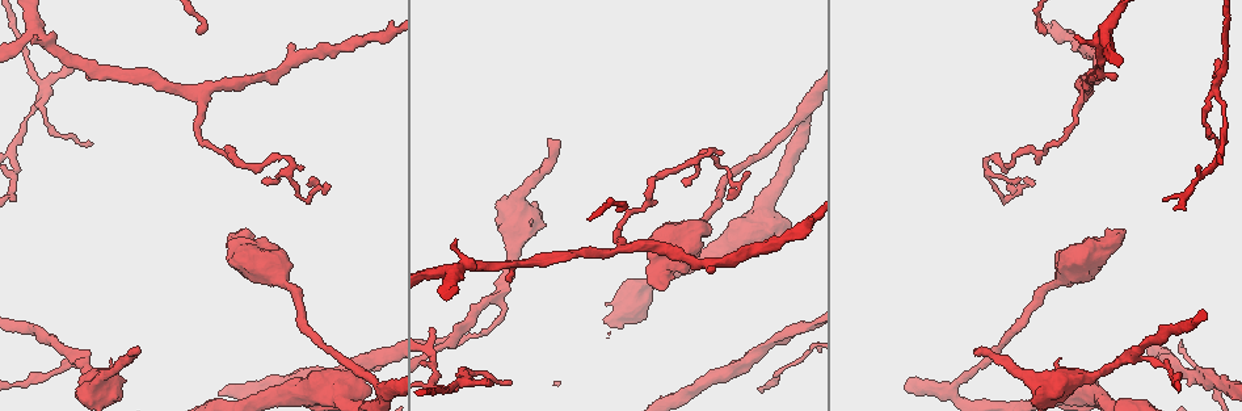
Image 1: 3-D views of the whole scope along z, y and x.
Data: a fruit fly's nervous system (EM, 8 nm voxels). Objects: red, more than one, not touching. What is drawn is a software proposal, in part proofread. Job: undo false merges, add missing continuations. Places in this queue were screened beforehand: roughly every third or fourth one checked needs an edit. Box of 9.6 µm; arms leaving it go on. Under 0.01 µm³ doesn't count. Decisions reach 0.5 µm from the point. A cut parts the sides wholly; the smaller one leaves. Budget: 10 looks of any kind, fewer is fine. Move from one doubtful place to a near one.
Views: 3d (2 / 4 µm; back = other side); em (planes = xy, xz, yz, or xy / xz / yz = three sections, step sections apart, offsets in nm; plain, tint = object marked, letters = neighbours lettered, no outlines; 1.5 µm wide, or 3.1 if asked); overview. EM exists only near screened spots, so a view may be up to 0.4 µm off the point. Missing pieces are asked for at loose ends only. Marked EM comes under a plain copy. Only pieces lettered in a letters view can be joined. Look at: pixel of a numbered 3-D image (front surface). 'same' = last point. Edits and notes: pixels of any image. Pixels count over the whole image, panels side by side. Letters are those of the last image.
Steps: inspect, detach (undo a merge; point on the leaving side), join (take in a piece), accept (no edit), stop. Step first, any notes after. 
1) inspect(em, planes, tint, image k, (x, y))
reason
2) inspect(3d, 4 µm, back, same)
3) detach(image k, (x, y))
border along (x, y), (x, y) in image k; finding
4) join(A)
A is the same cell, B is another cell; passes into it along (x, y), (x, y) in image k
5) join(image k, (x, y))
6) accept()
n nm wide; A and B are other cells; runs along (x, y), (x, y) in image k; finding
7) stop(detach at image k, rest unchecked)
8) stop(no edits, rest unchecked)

inspect(em, yz, step 4, letters, image 1, (242, 233))
stops while still wide

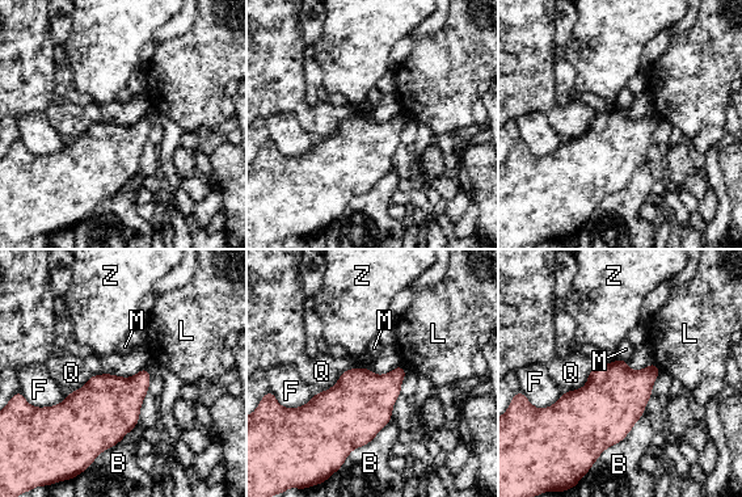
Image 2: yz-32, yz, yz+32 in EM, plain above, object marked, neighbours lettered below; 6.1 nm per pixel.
accept()
B, F, L, M, Q and Z are other cells; none of them fits

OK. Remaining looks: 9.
inspect(3d, 2 µm, image 1, (81, 355))

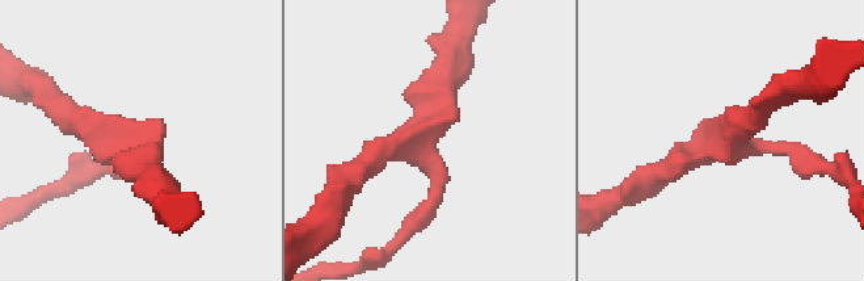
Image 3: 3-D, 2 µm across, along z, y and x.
inspect(em, planes, letters, image 3, (725, 145))
3 arms

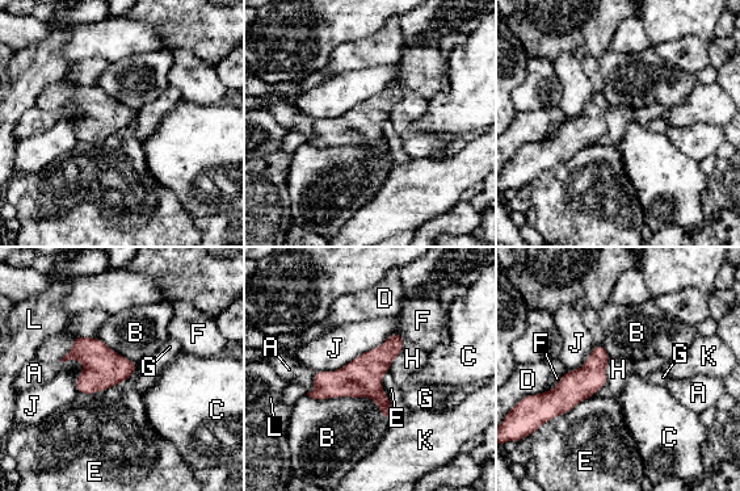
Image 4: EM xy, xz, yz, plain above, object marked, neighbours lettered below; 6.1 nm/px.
accept()
240 nm wide; A, B, C, D, E, F, G, H, J, K and L are other cells; all the same neuron

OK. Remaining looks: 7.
inspect(em, xy, step 8, tint, image 1, (1217, 85))
arms part here

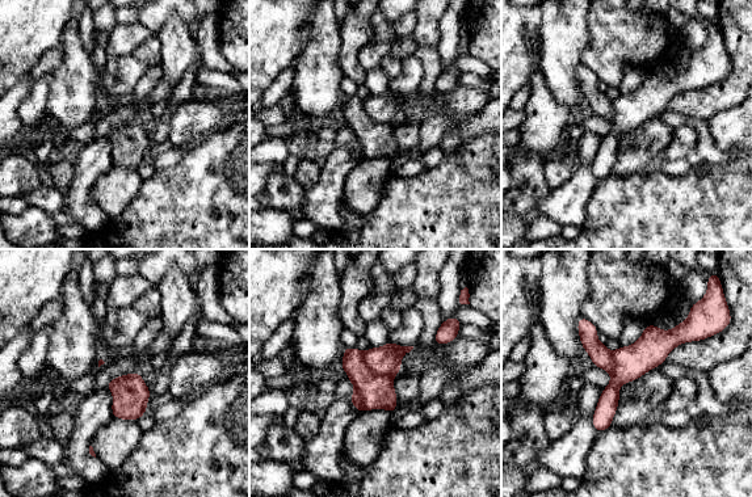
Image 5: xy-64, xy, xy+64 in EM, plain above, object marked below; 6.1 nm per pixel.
inspect(em, planes, letters, same)

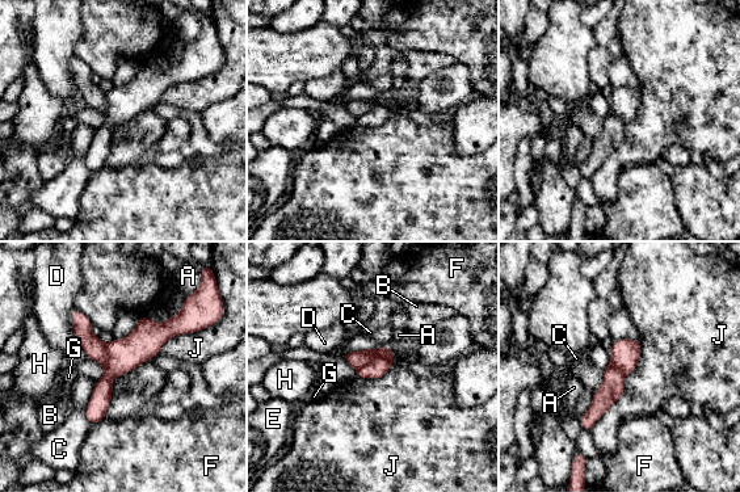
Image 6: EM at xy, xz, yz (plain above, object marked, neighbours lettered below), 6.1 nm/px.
detach(image 6, (360, 358))
A, B, C, D, E, F, G, H and J are other cells; the part that leaves runs along (610, 368), (610, 390), (587, 427) in image 6; two neurons meet here

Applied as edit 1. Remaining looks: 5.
inspect(overview)
see it whole again

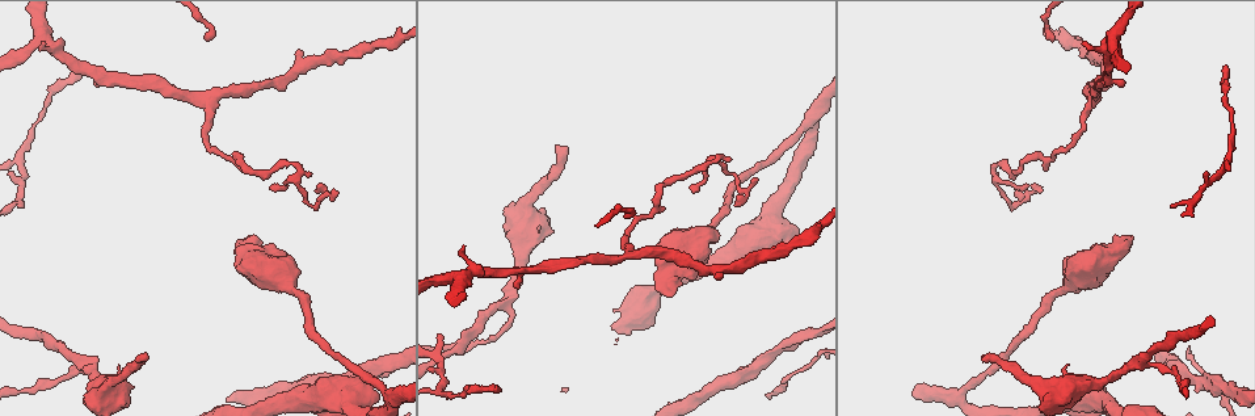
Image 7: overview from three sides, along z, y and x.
inspect(em, planes, tint, image 7, (960, 394))
branch point

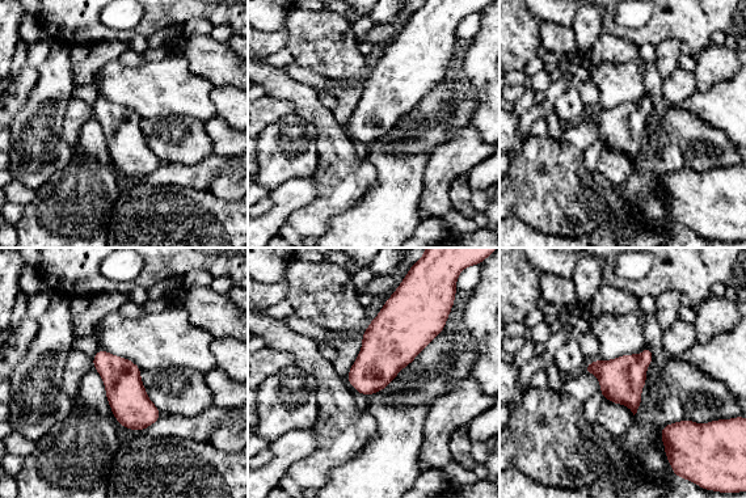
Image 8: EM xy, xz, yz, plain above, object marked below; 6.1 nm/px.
inspect(em, planes, letters, same)

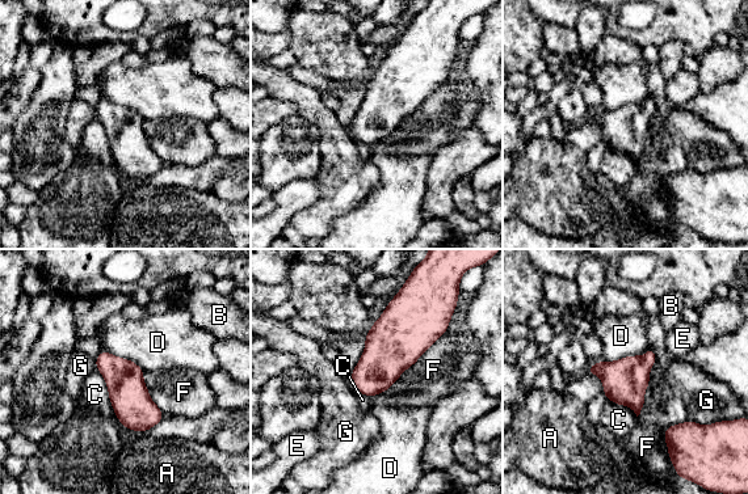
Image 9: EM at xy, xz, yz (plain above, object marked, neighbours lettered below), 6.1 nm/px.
accept()
C touches over 500 nm; A, B, C, D, E, F and G are other cells; one neuron here

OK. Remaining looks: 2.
stop(detach at image 6, rest unchecked)

